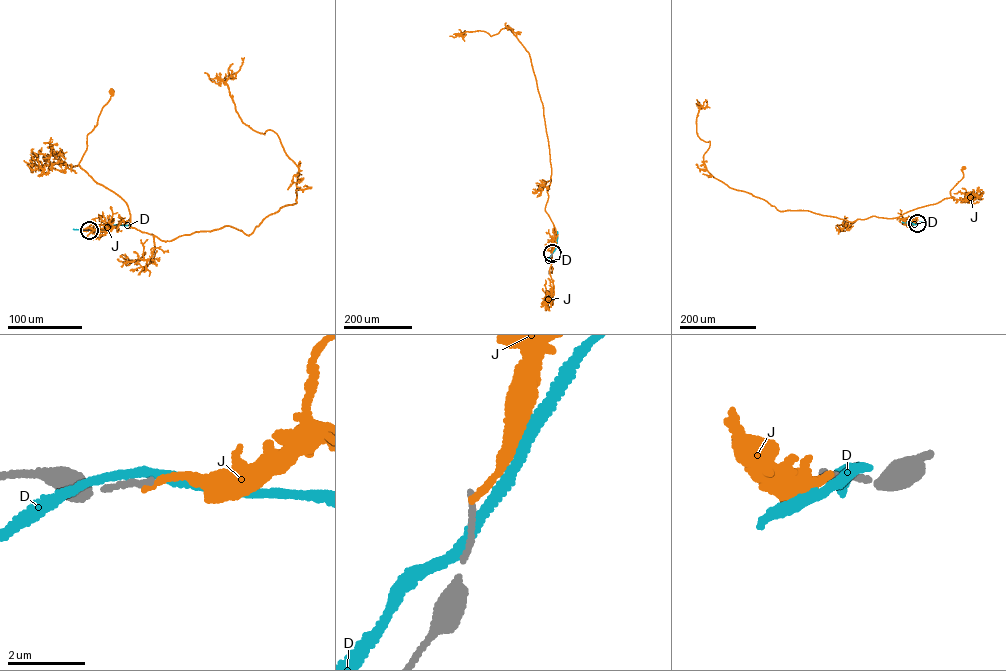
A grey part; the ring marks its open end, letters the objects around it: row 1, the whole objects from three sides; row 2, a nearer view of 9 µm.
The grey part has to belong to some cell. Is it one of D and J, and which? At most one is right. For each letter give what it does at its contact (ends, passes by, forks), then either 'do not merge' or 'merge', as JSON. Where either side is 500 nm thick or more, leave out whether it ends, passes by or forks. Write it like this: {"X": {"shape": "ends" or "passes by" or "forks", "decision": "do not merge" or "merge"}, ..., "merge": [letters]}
{"D": {"shape": "passes by", "decision": "do not merge"}, "J": {"shape": "ends", "decision": "do not merge"}, "merge": []}

